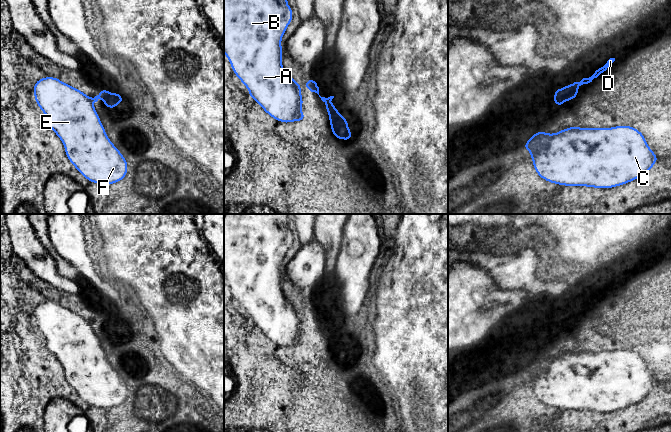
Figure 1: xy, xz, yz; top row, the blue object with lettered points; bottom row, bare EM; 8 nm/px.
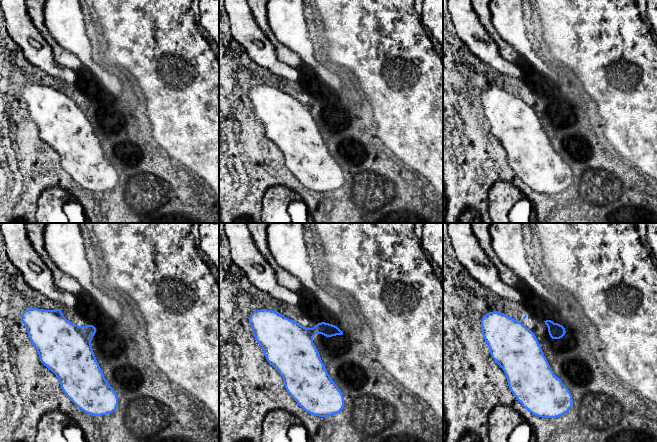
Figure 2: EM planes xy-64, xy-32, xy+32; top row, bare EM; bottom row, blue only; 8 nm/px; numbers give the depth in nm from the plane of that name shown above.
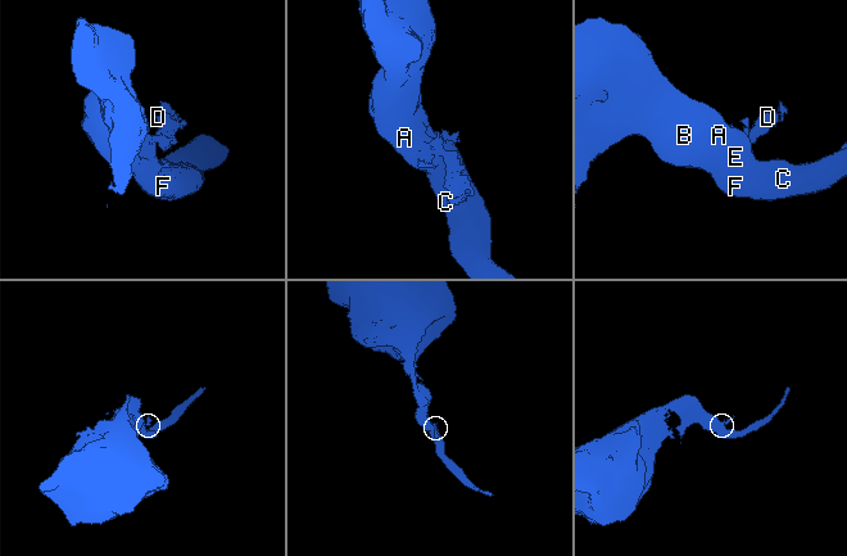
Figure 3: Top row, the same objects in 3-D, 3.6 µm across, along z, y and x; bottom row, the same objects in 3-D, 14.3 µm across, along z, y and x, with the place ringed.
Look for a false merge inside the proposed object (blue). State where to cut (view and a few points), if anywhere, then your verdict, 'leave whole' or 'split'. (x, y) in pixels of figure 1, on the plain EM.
cut in xy along (101, 313), (104, 321); split

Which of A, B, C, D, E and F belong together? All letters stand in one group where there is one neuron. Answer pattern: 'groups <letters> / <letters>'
groups A B C E F / D

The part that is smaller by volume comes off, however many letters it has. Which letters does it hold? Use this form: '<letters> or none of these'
D

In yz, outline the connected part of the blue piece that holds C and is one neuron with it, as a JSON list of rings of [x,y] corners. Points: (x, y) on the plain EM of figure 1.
[[[630,349],[612,352],[572,350],[555,358],[540,356],[538,352],[522,370],[531,375],[539,401],[563,410],[614,412],[642,401],[659,384],[647,369],[644,359]]]

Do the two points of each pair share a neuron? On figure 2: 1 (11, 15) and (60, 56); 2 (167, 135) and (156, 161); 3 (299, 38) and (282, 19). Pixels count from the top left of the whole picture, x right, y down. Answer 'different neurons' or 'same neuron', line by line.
1: different neurons
2: different neurons
3: same neuron

